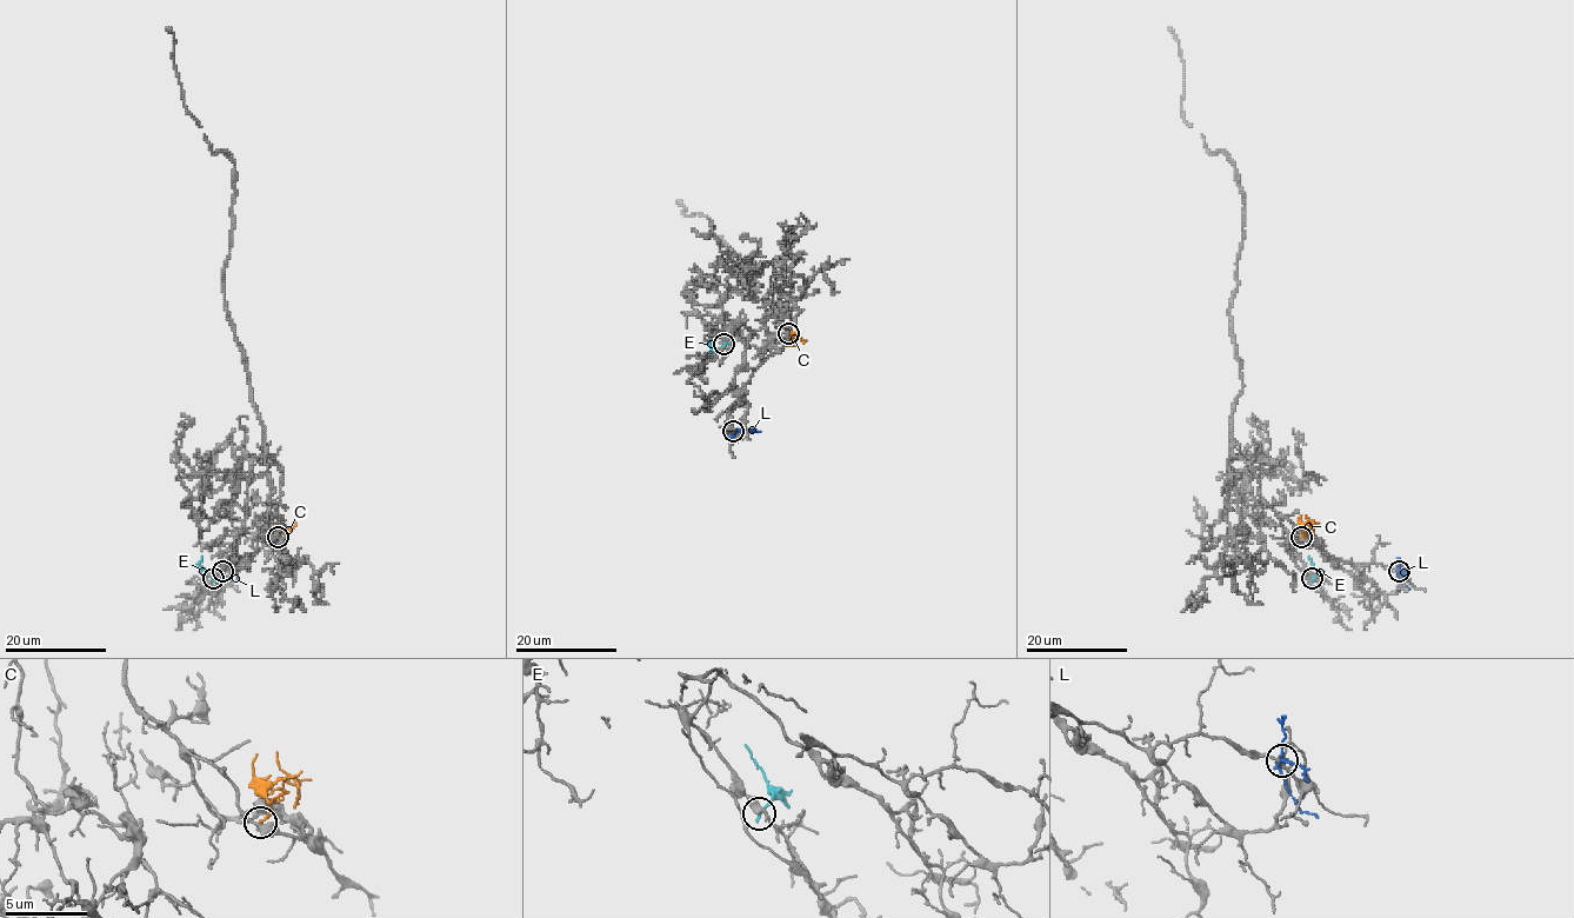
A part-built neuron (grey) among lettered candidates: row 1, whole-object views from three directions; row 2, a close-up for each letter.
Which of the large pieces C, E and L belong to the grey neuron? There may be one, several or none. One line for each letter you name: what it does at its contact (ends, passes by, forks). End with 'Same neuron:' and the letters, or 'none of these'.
Same neuron: none of these

